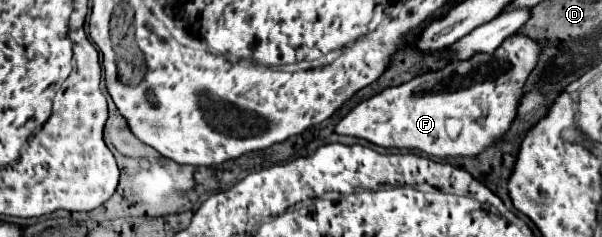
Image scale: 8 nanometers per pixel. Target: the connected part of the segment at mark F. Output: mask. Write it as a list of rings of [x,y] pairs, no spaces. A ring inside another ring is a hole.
[[[514,33],[494,53],[476,53],[474,61],[450,61],[442,69],[420,73],[402,85],[384,89],[356,105],[334,131],[366,139],[378,147],[410,149],[440,159],[478,157],[510,131],[518,115],[518,101],[524,97],[526,79],[538,57],[540,43],[524,33]]]

